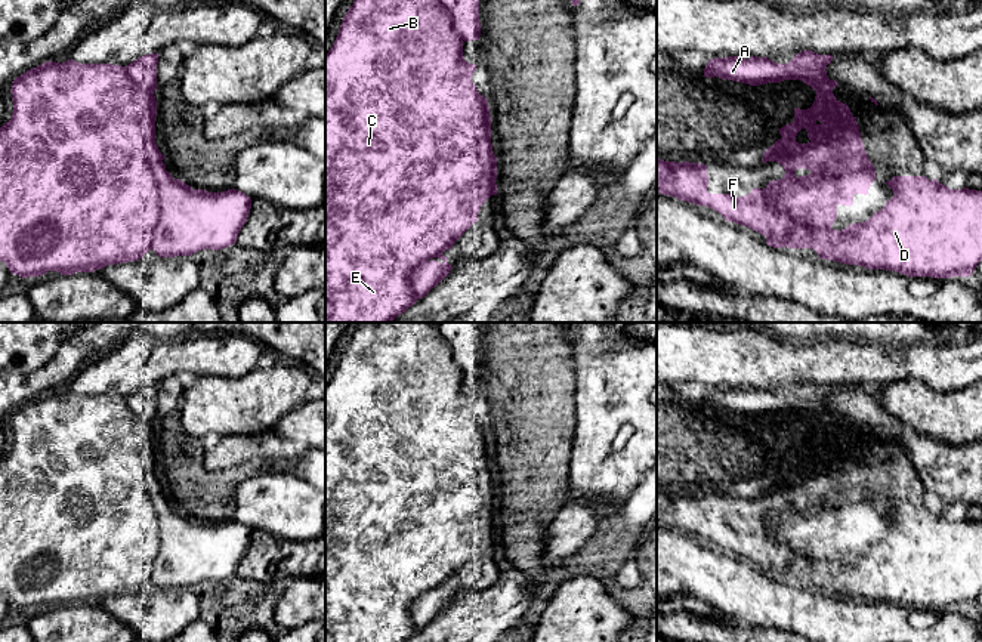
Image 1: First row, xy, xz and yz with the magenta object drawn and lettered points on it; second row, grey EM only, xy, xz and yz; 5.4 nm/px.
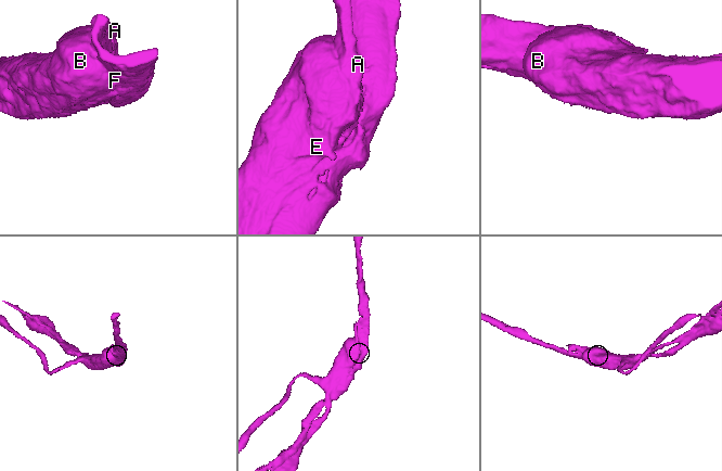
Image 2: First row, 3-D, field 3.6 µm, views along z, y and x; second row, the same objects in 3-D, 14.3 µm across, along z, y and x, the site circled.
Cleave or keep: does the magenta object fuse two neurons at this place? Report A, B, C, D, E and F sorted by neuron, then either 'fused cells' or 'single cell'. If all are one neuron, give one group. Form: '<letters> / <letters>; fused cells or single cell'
A D F / B C E; fused cells

